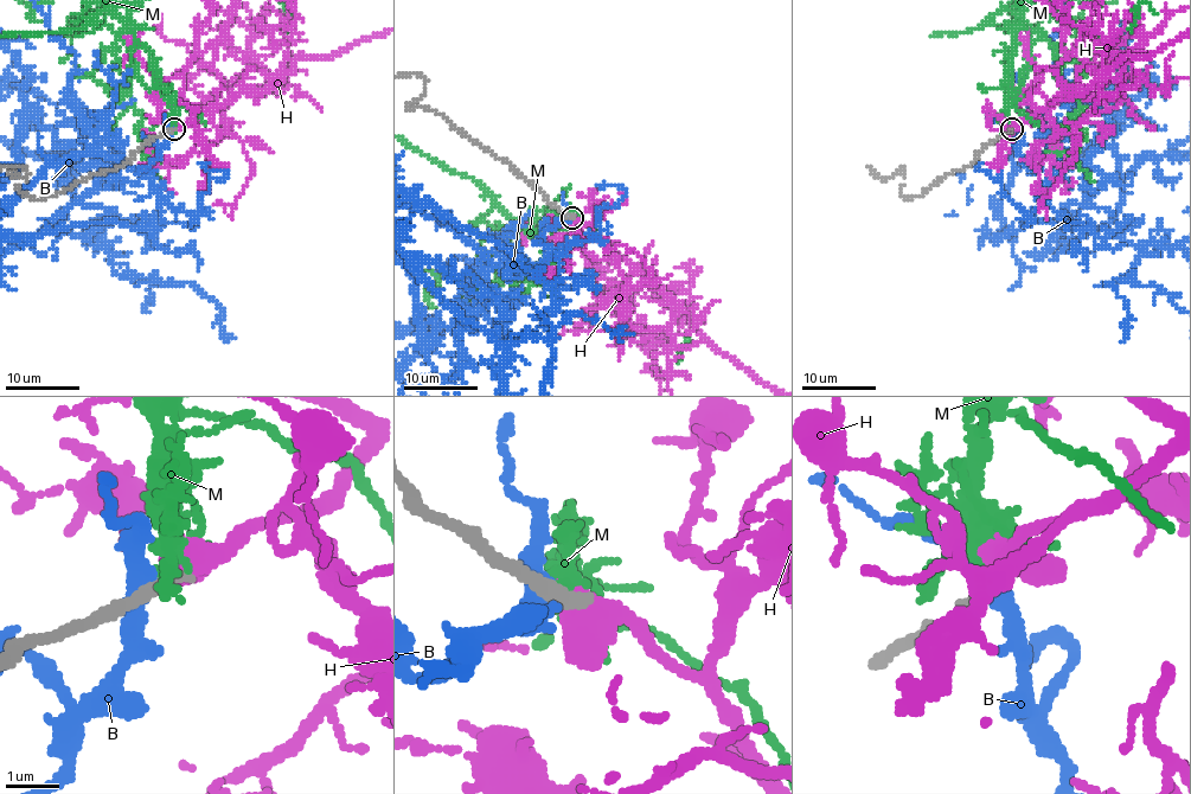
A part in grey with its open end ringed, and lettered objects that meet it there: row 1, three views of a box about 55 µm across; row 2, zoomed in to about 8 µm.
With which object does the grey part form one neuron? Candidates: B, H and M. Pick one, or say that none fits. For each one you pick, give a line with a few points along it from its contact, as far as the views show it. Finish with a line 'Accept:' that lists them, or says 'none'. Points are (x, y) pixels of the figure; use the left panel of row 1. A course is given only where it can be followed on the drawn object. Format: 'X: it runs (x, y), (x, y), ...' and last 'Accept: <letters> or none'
Accept: H

